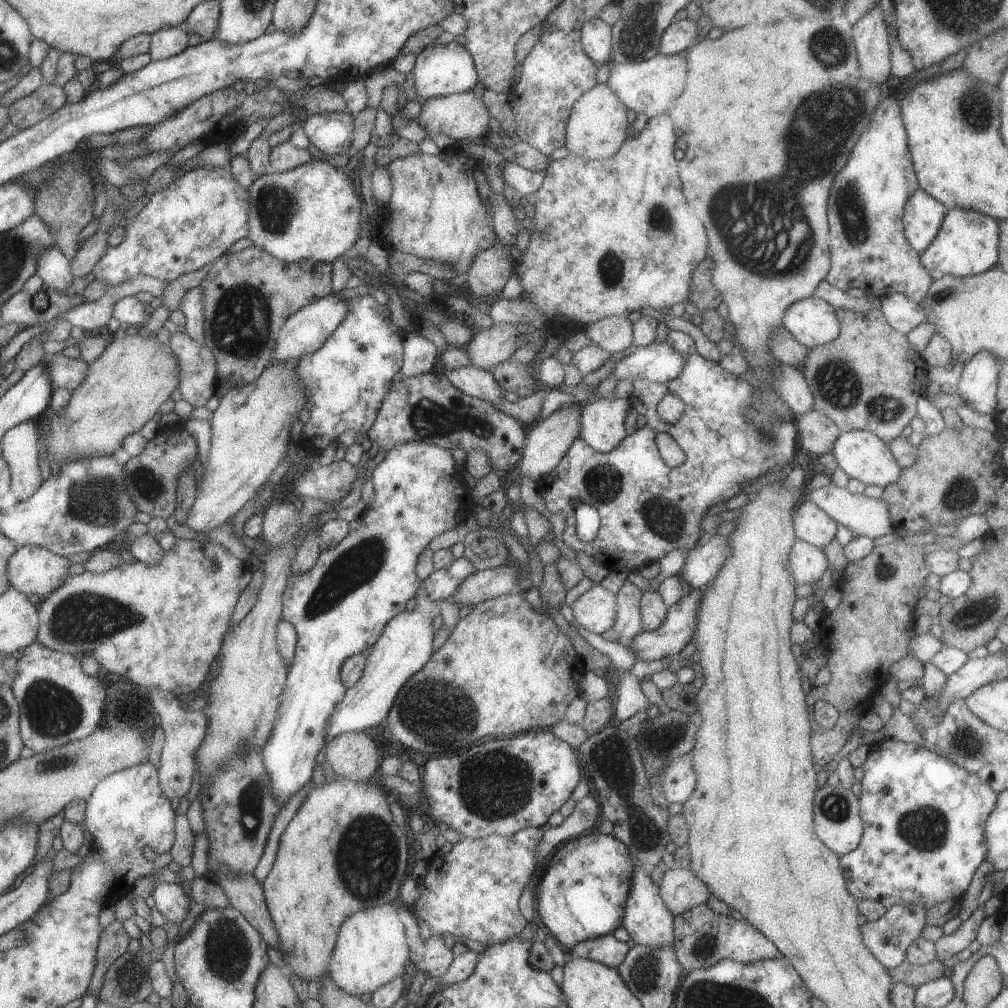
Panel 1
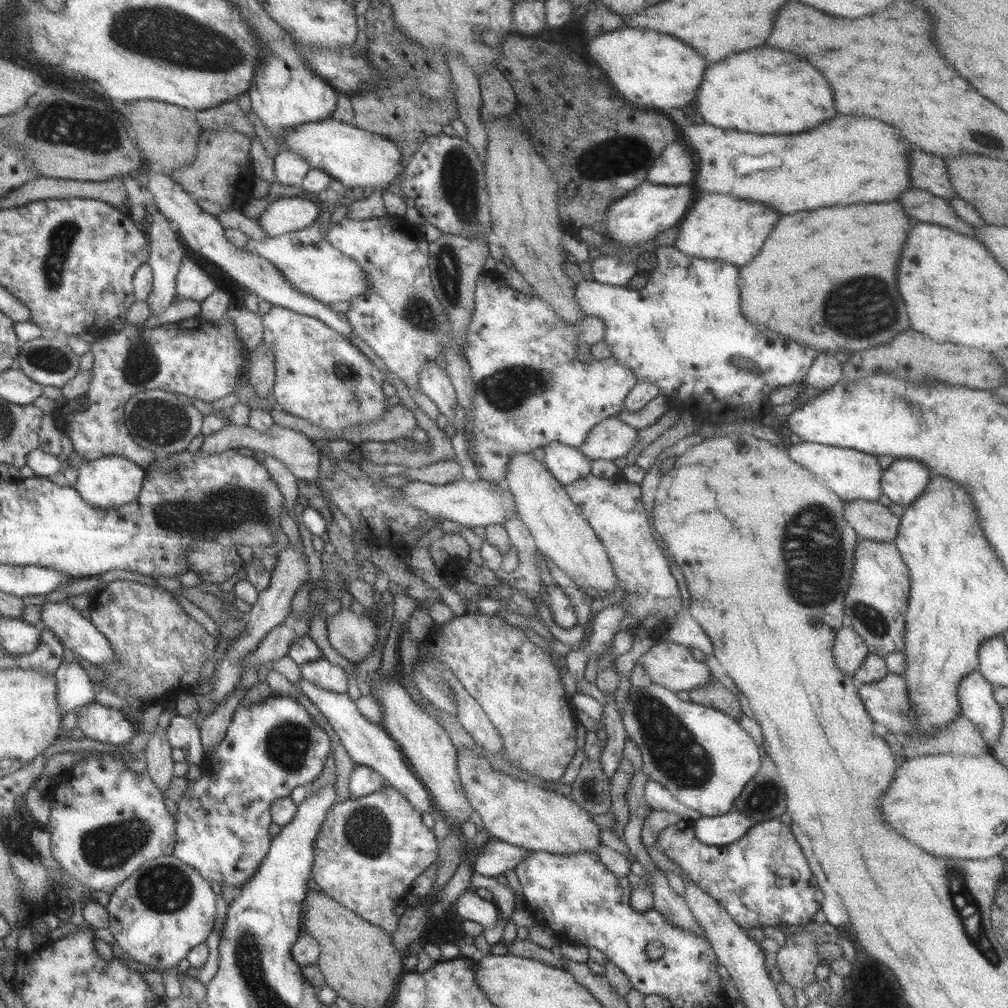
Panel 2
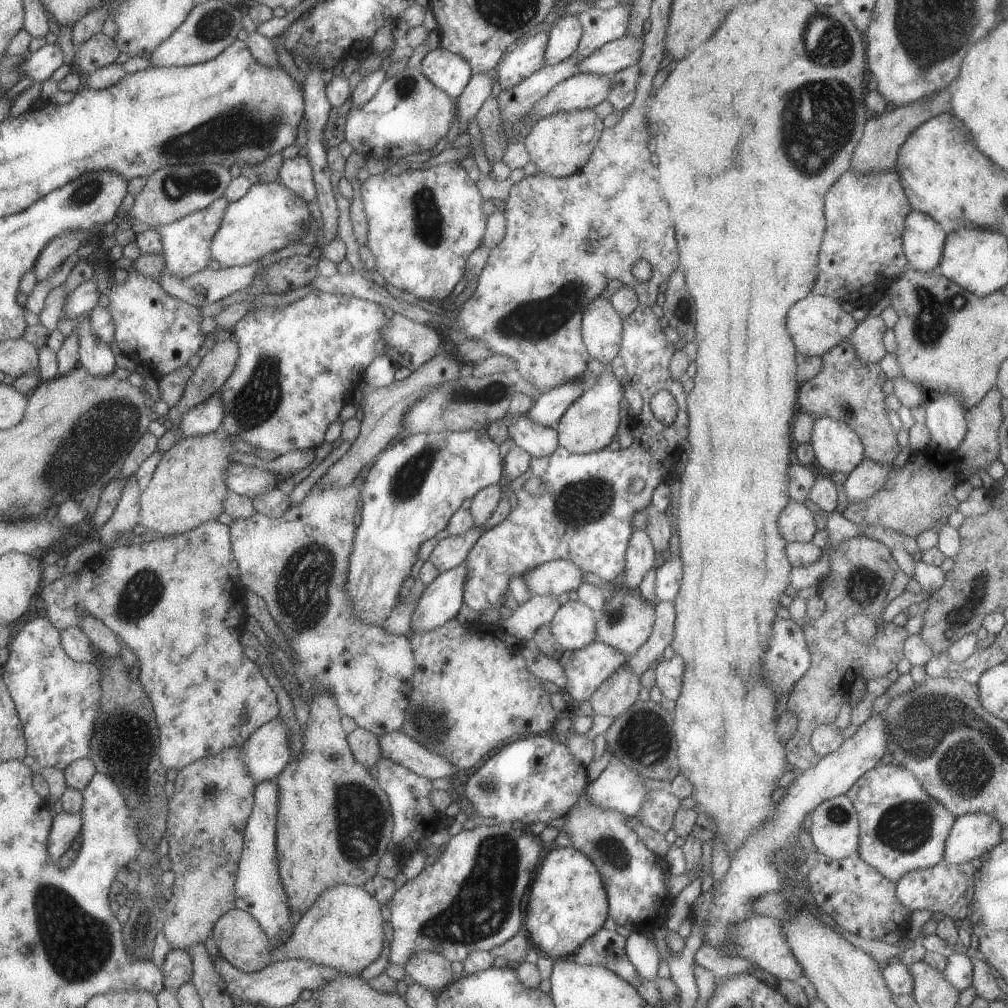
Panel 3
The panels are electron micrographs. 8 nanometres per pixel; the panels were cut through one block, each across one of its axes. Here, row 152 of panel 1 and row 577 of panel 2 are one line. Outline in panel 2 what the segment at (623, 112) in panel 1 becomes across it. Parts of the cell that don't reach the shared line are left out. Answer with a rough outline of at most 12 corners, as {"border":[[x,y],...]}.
{"border":[[533,453],[504,483],[538,552],[582,588],[618,586],[594,528]]}

